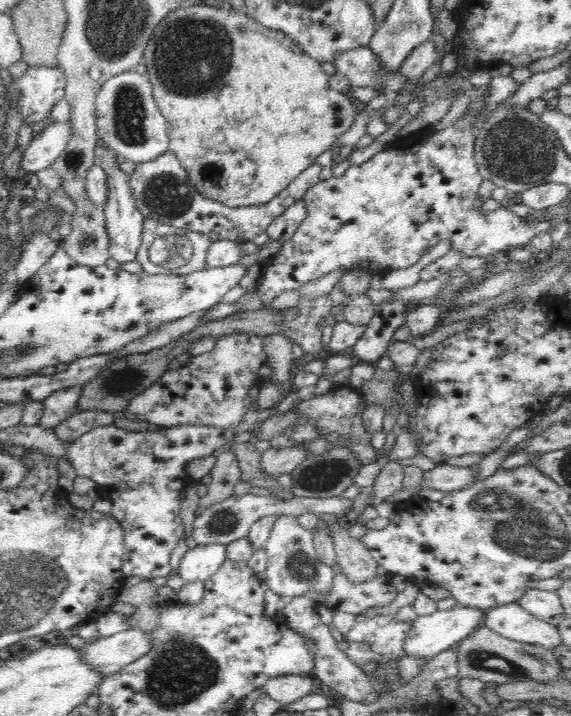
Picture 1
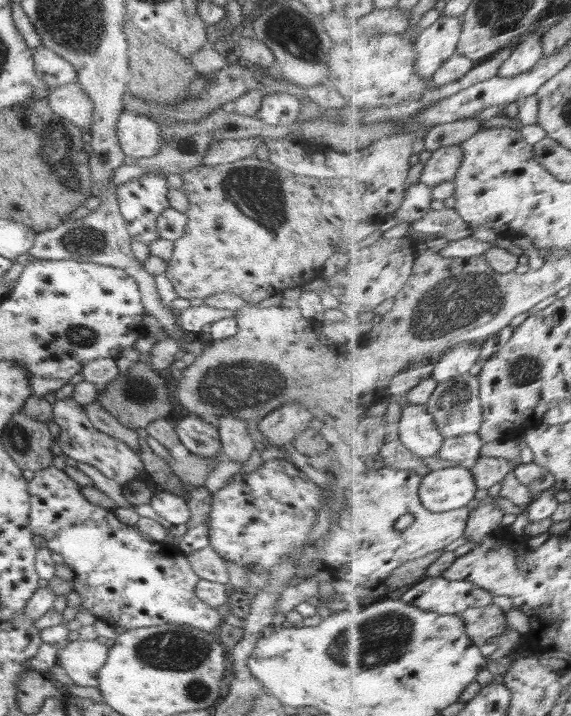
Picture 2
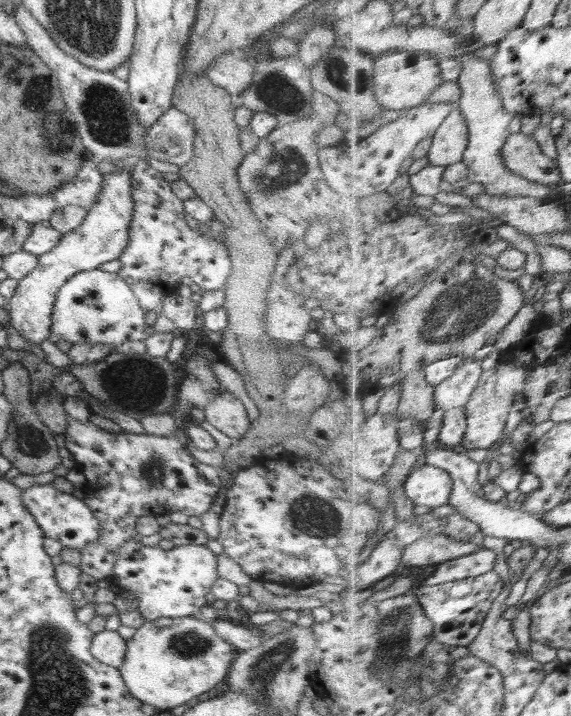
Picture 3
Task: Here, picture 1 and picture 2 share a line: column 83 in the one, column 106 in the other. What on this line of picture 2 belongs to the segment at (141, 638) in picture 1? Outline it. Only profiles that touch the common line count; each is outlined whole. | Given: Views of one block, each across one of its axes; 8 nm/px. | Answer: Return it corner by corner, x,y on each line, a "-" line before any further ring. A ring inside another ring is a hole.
77,639
56,652
60,666
76,686
98,686
100,668
108,658
108,647
98,640

